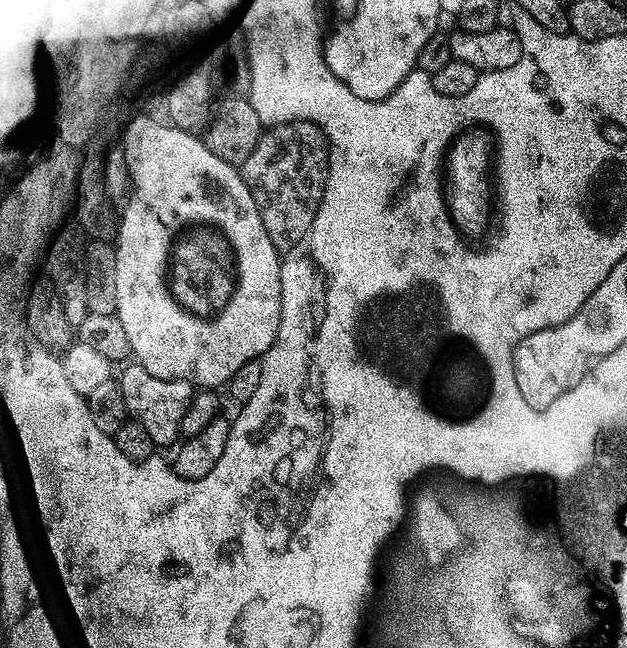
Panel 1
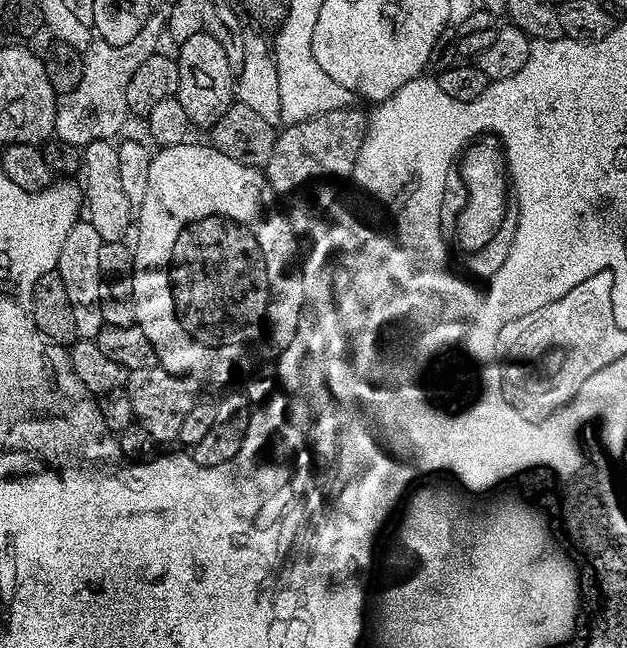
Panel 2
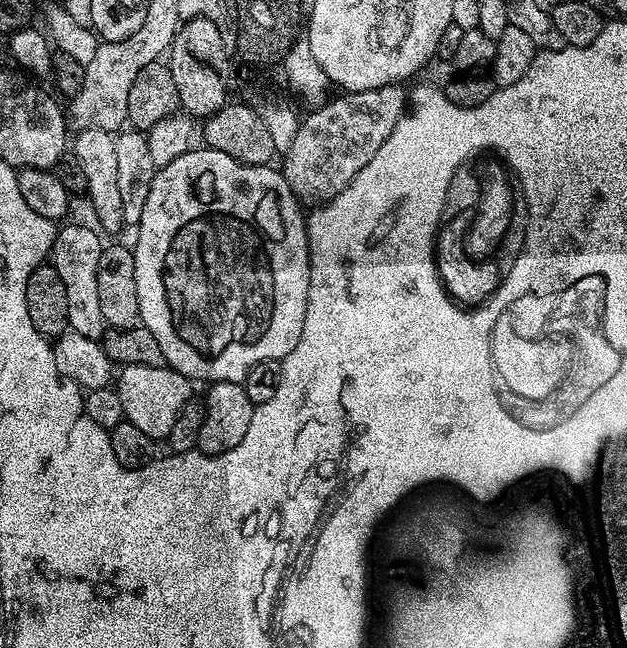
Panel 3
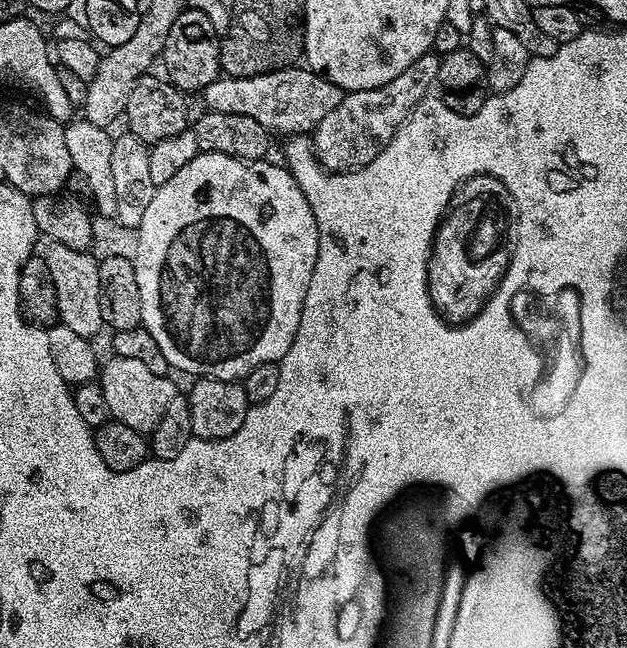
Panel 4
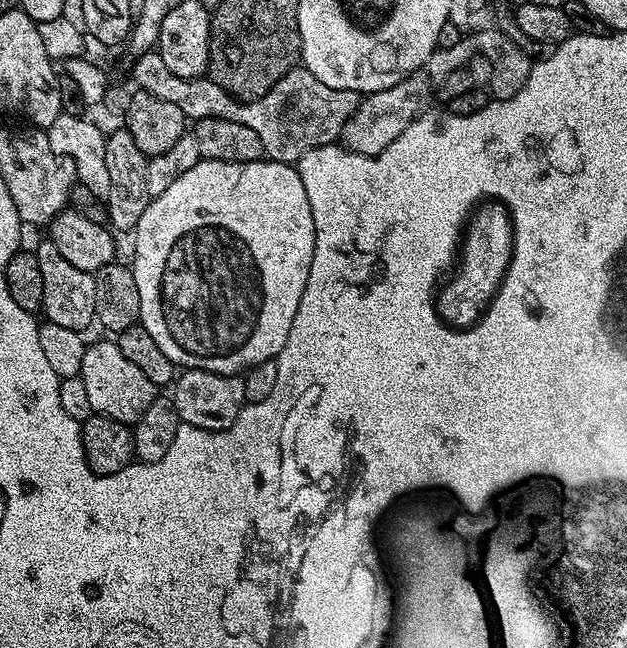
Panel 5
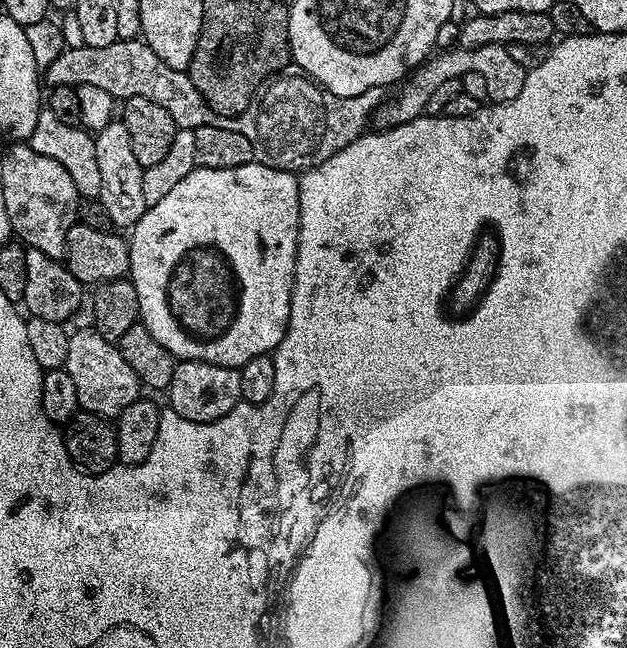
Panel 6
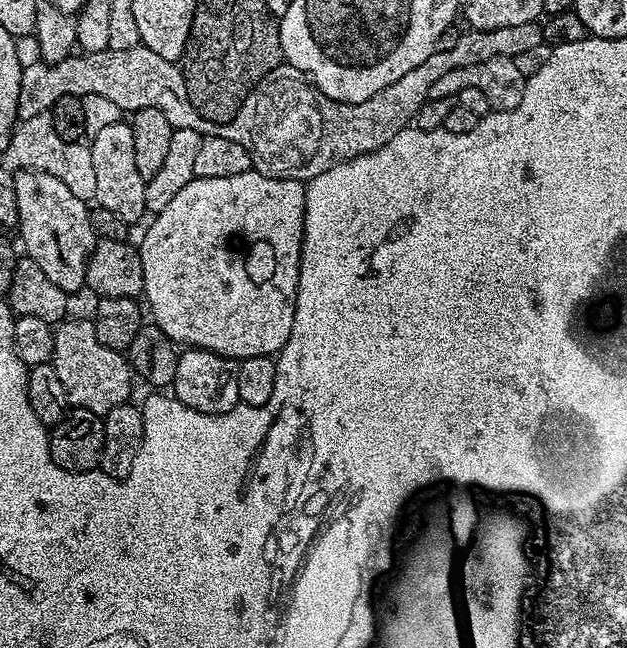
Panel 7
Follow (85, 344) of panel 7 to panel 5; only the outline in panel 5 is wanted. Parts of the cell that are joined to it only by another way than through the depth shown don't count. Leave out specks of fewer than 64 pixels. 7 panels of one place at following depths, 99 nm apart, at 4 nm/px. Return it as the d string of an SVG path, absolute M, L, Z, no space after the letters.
M104 338L108 340L100 340L97 344L89 343L82 354L82 370L80 377L82 382L86 382L86 394L90 397L90 406L93 413L98 416L109 416L118 422L132 426L139 420L140 415L150 406L150 402L154 402L158 395L157 385L150 382L150 378L146 378L146 374L142 374L142 370L138 370L138 366L134 366L134 362L129 362L122 355L122 350L118 350L115 339Z

